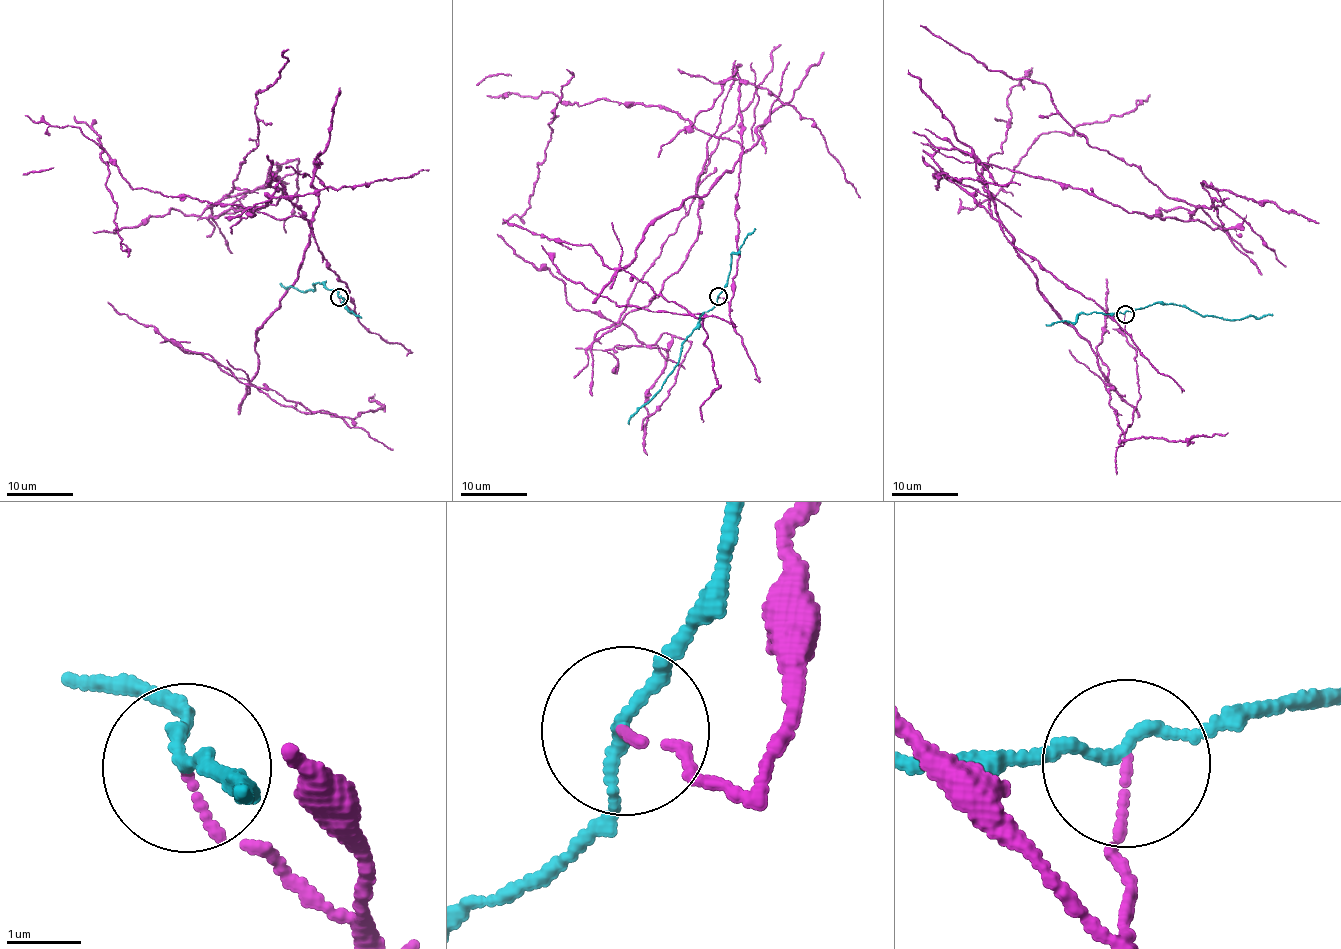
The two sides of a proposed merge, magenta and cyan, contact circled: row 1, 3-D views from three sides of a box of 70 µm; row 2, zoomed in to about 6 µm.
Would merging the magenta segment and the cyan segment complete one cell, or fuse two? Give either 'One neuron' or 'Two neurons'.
Two neurons

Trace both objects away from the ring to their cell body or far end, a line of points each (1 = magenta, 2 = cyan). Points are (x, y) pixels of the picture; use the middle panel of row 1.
1: (719, 297), (737, 265), (735, 75), (696, 183), (698, 238), (660, 293), (594, 342), (780, 44)
2: (719, 297), (716, 304), (701, 316), (682, 344), (679, 362), (661, 389), (628, 424)

